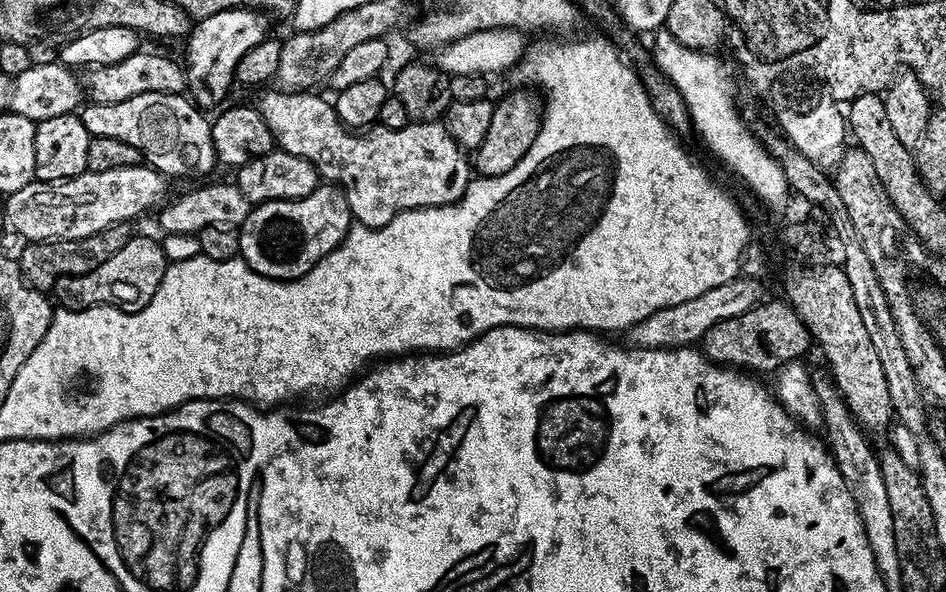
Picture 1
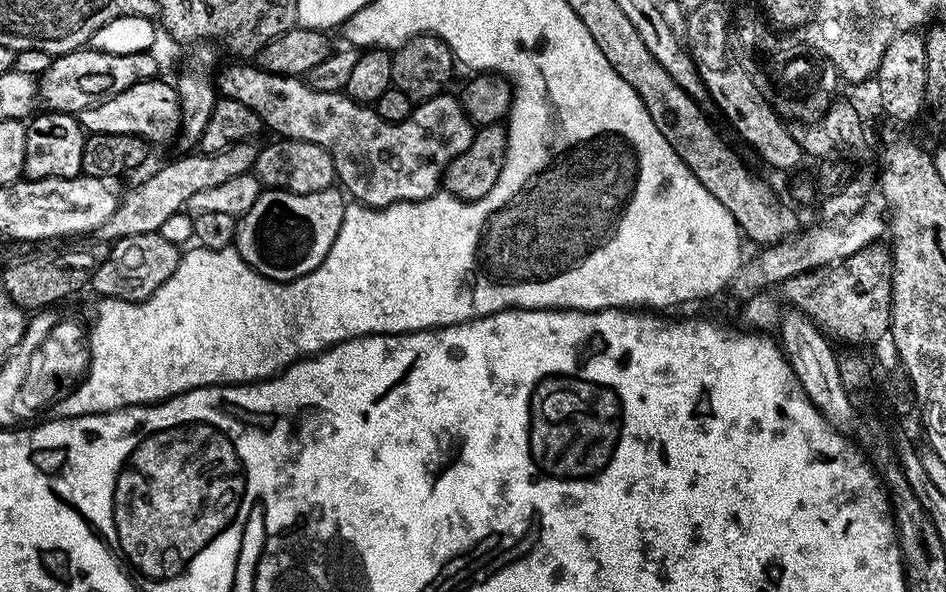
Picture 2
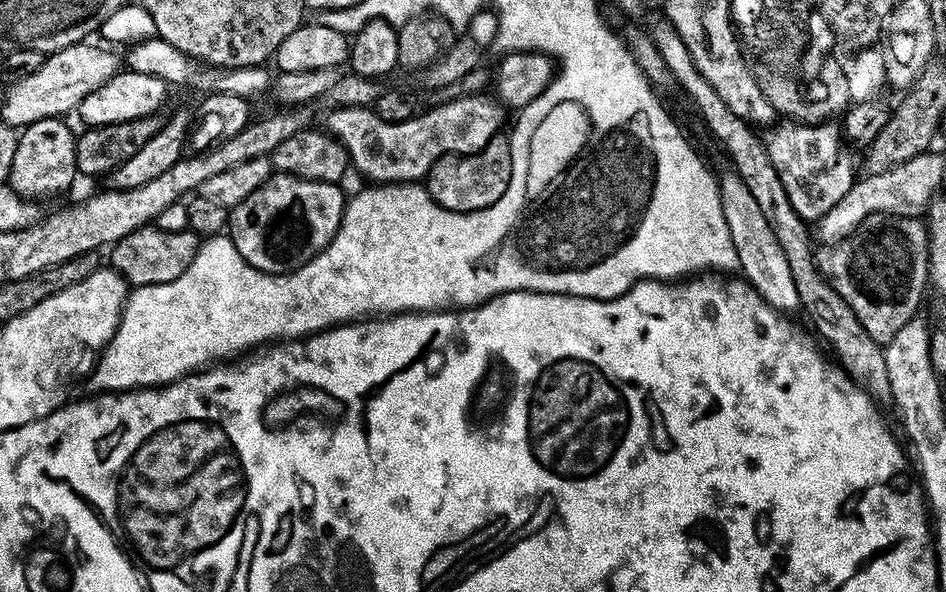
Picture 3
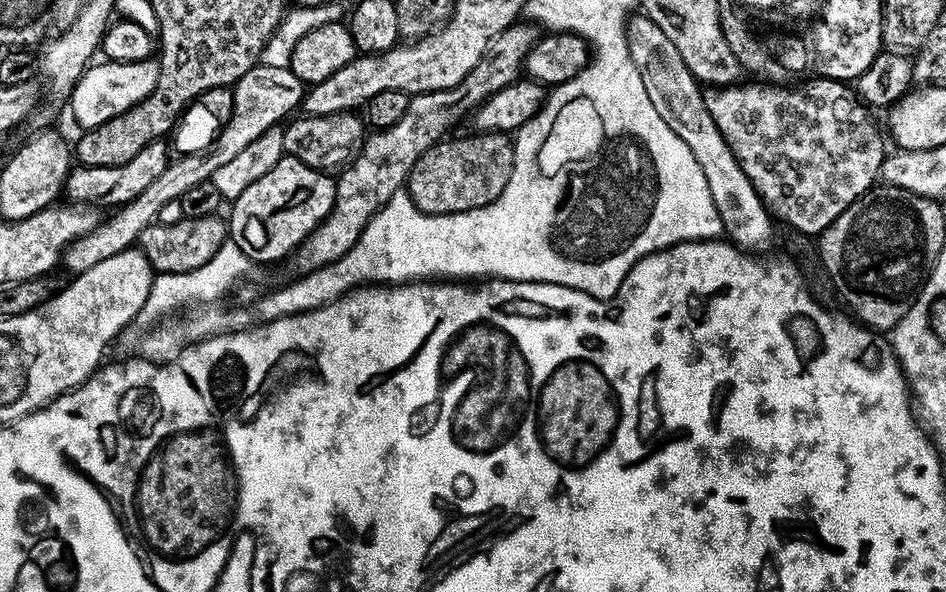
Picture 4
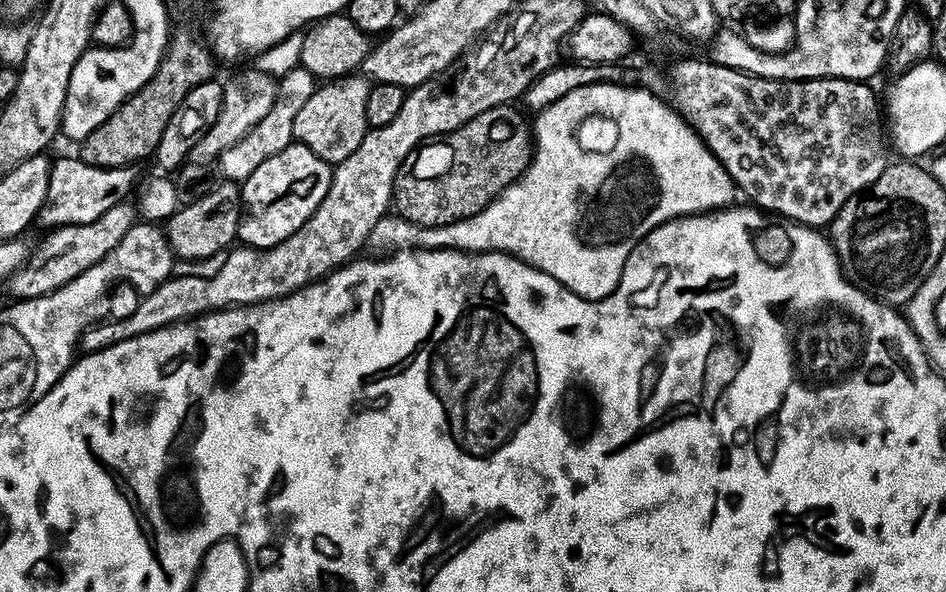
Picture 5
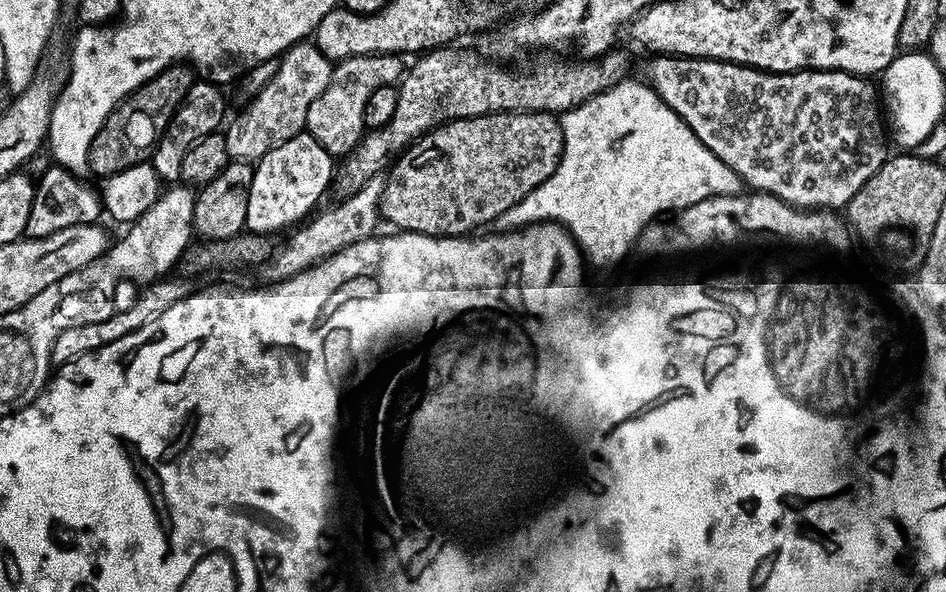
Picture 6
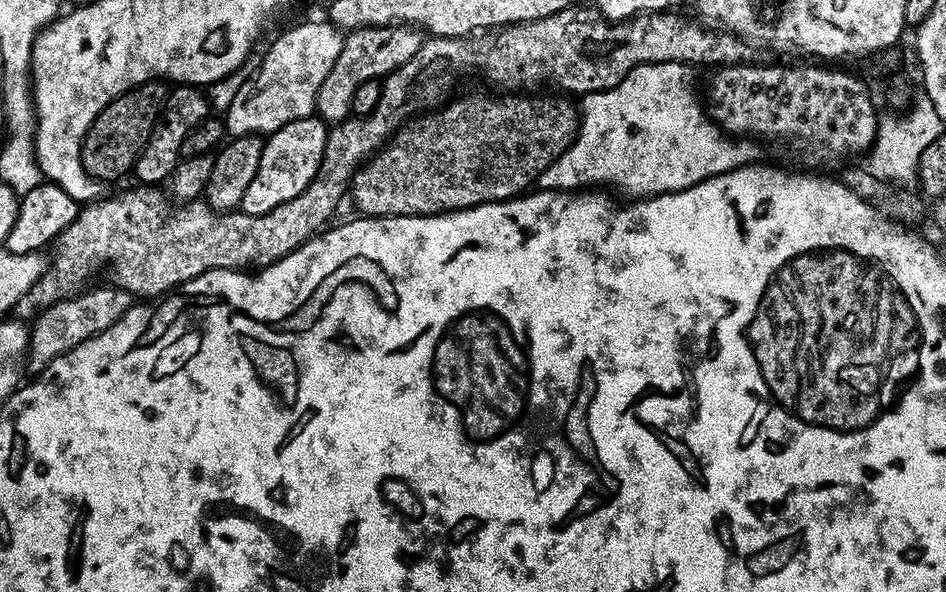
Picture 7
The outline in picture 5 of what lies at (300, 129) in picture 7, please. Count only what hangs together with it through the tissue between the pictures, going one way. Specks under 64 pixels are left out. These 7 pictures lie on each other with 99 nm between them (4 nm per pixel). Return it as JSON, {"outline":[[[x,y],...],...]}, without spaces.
{"outline":[[[293,142],[286,150],[266,158],[240,189],[242,211],[236,231],[239,243],[250,248],[269,248],[294,234],[318,210],[318,202],[330,190],[333,165],[327,164],[314,150]]]}

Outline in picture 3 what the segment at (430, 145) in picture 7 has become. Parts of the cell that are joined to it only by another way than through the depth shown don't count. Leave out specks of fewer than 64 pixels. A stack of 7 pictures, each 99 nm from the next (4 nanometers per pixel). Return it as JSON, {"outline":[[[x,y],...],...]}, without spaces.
{"outline":[[[498,134],[474,154],[438,158],[426,177],[426,187],[432,200],[451,212],[477,212],[498,202],[498,198],[506,194],[506,186],[510,182],[511,145],[512,141],[507,135]]]}

